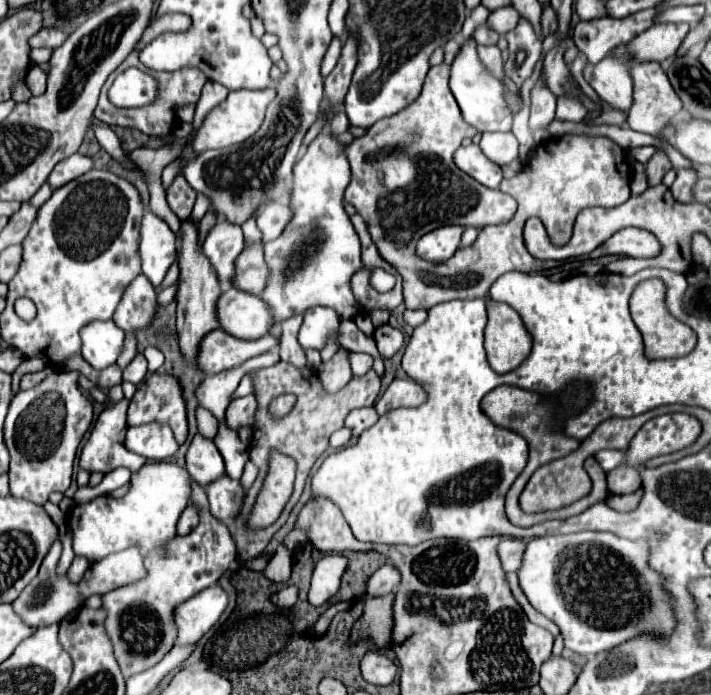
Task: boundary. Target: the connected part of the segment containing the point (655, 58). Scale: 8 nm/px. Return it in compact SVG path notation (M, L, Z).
M659 22L653 24L649 30L645 30L643 34L635 36L633 42L629 42L627 46L631 46L631 54L635 54L635 58L643 58L643 62L661 64L677 52L687 32L689 28L683 22L679 24Z

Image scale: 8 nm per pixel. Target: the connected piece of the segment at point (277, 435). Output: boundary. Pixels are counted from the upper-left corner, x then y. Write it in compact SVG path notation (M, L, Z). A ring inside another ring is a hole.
M277 362L275 366L269 366L269 368L263 368L263 370L257 370L255 374L255 396L257 396L257 402L259 402L259 408L257 408L257 414L255 414L255 426L253 426L253 438L251 438L251 462L259 468L259 474L257 474L257 480L253 482L253 486L247 490L247 498L243 500L243 506L239 510L239 516L241 516L241 522L243 522L243 516L247 514L249 516L249 510L259 494L259 488L261 488L261 482L263 482L263 476L267 472L267 458L269 458L269 450L271 448L279 448L283 454L295 458L297 462L297 480L295 480L295 490L285 506L285 510L281 512L279 520L275 526L269 526L269 528L263 528L263 530L245 530L245 526L235 528L235 522L233 522L233 528L231 528L231 534L235 538L235 546L237 546L237 556L241 560L251 560L251 558L257 558L259 554L263 554L263 550L267 548L271 536L285 524L291 508L297 504L301 492L303 492L303 486L305 486L305 480L307 480L307 474L311 470L311 466L315 464L315 460L319 458L319 454L323 454L327 448L329 448L329 436L343 428L343 422L347 418L347 414L353 410L353 408L363 408L363 406L373 406L377 396L379 396L379 386L381 386L381 380L379 376L369 370L367 374L363 376L355 376L351 378L351 382L347 386L343 386L339 392L335 394L329 394L317 372L311 370L311 368L303 368L303 370L295 370L295 366L291 366L289 362ZM281 394L295 394L297 396L297 402L293 406L293 410L289 414L285 414L285 418L281 420L281 424L275 424L273 418L269 418L269 404L273 398L281 396Z

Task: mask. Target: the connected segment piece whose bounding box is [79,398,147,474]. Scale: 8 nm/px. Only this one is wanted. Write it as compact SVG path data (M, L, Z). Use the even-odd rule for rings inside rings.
M123 398L123 400L119 400L117 404L105 408L105 410L99 414L99 418L97 418L97 422L95 422L95 426L93 426L93 432L91 432L91 436L89 436L87 444L85 444L85 448L81 450L79 466L81 466L83 470L109 474L111 470L115 470L115 468L119 468L119 466L125 466L125 468L129 468L131 472L137 472L137 470L147 462L143 456L129 452L129 450L125 448L125 444L123 444L123 442L125 442L125 432L127 432L127 420L125 420L125 418L127 418L127 406L129 406L129 402Z

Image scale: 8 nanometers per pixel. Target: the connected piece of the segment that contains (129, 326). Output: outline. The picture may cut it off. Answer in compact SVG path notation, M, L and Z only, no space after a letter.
M139 274L123 292L113 314L113 322L125 332L139 332L151 324L157 314L157 292L153 284Z

